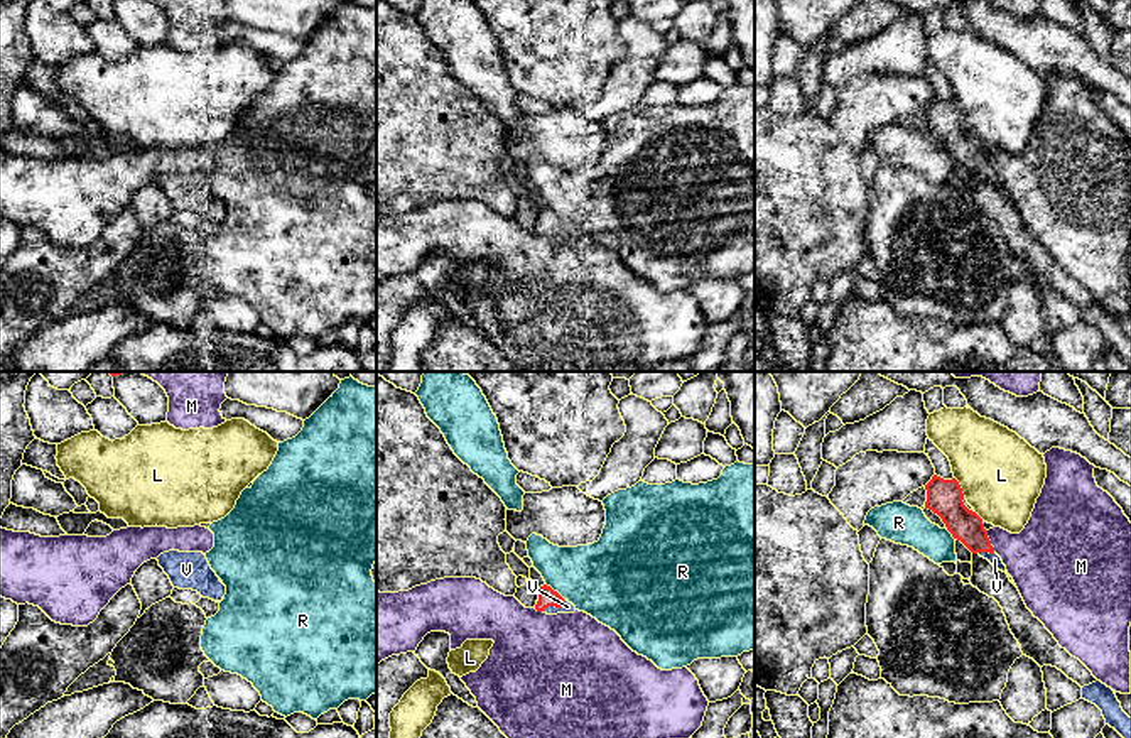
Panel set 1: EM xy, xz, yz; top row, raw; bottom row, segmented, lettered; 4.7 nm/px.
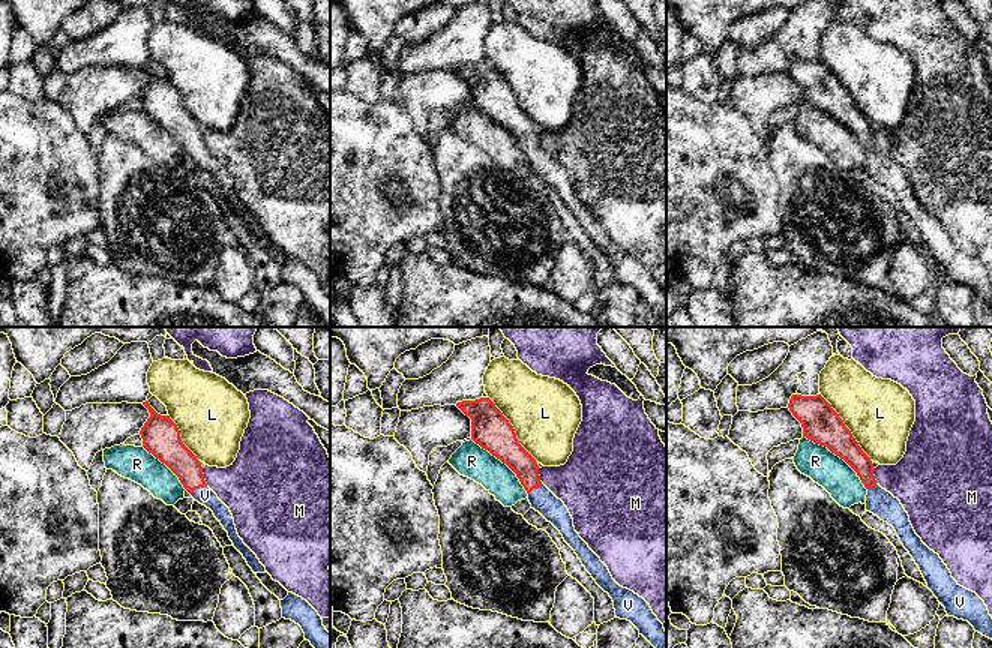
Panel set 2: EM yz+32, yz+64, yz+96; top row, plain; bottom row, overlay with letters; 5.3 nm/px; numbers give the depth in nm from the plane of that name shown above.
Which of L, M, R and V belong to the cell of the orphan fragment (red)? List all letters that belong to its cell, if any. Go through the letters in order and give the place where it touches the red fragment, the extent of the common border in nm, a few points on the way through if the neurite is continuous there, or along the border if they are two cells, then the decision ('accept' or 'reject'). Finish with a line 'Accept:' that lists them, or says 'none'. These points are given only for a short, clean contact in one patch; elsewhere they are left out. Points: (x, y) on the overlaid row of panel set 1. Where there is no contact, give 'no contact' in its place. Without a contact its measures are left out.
L: meets red in yz at (959, 487); contact 110 nm long; reject
M: meets red in yz at (990, 541); contact 110 nm long; reject
R: meets red in xz at (556, 591); contact 120 nm long; reject
V: meets red in xz at (554, 605); contact 120 nm long; runs through xz (547, 596), (554, 605), (568, 607); accept
Accept: V

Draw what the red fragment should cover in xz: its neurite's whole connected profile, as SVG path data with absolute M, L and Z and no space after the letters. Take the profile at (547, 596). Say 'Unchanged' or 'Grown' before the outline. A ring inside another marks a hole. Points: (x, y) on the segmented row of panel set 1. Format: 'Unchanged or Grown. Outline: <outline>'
Grown. Outline: M544 584L538 588L538 600L535 610L544 611L547 615L557 615L557 613L574 613L576 606L567 600L564 600L550 586Z

